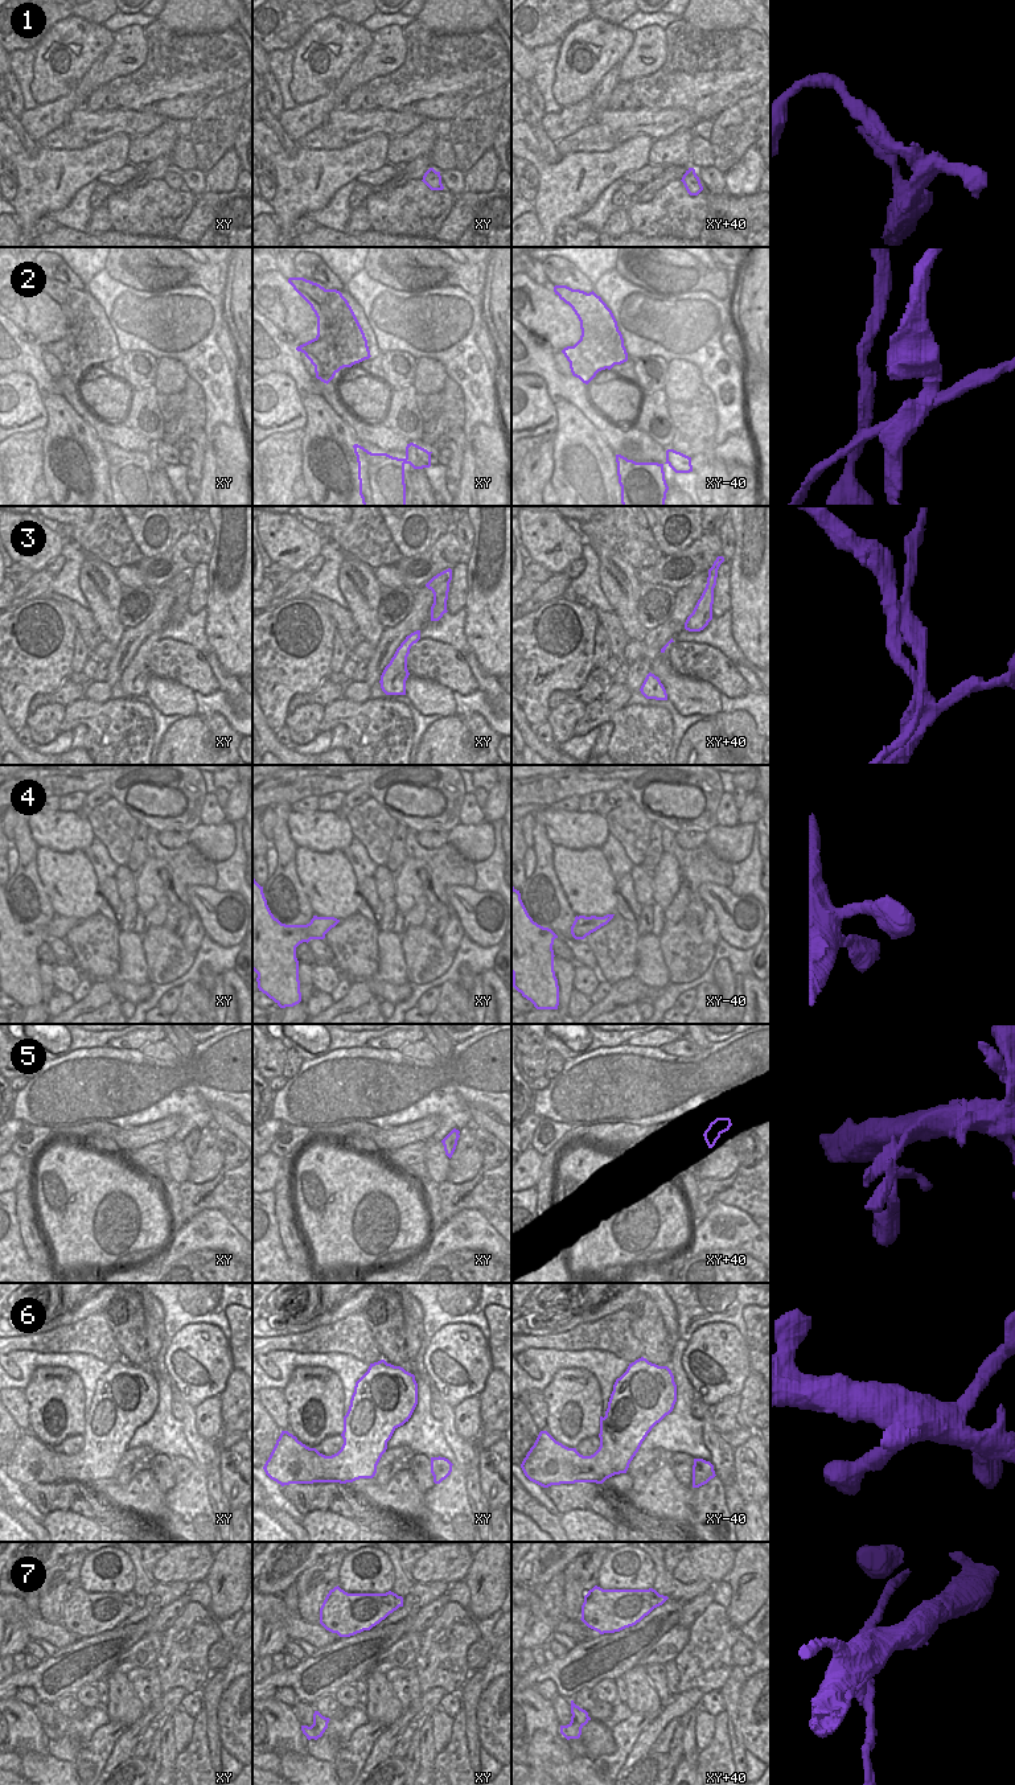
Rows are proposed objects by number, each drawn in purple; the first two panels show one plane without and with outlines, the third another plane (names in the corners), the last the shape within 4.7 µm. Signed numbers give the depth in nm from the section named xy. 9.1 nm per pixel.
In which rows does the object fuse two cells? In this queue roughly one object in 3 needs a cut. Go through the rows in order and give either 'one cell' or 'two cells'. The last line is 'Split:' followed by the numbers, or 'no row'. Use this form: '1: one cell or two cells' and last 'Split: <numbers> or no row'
1: one cell
2: two cells
3: two cells
4: one cell
5: two cells
6: one cell
7: two cells
Split: 2, 3, 5, 7

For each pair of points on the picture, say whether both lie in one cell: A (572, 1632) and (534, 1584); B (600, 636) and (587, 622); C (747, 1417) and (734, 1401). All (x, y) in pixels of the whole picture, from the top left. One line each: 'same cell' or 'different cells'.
A: different cells
B: different cells
C: different cells

